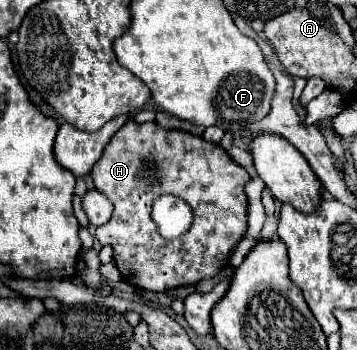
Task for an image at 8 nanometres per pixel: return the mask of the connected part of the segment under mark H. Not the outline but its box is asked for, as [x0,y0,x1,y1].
[92,120,250,292]

